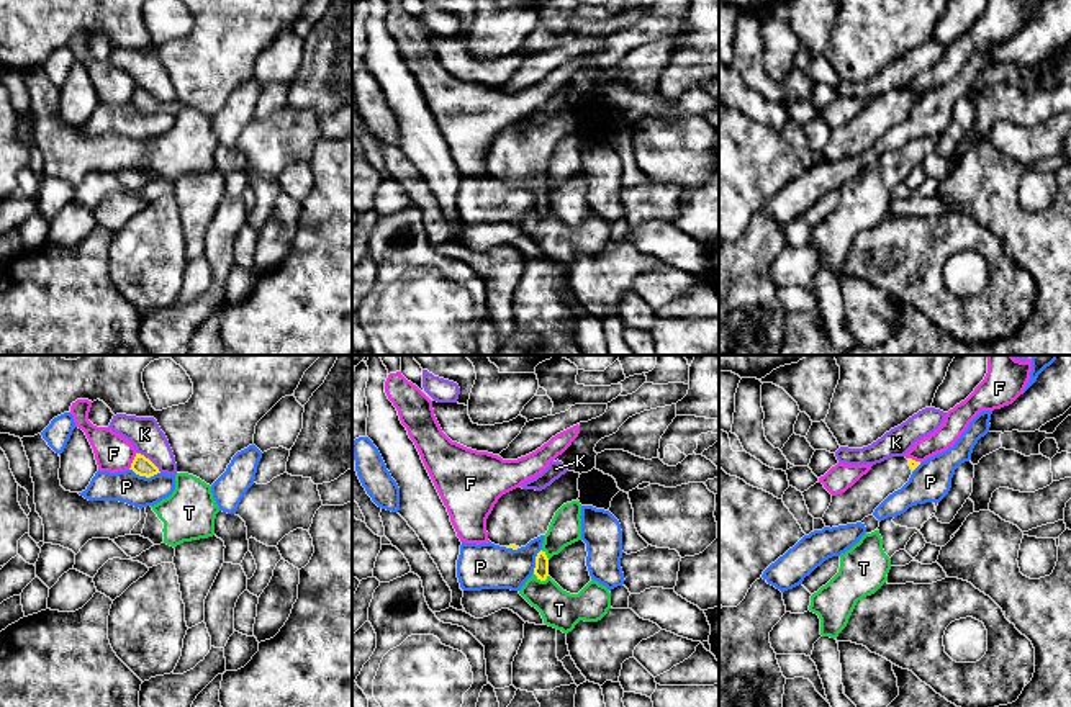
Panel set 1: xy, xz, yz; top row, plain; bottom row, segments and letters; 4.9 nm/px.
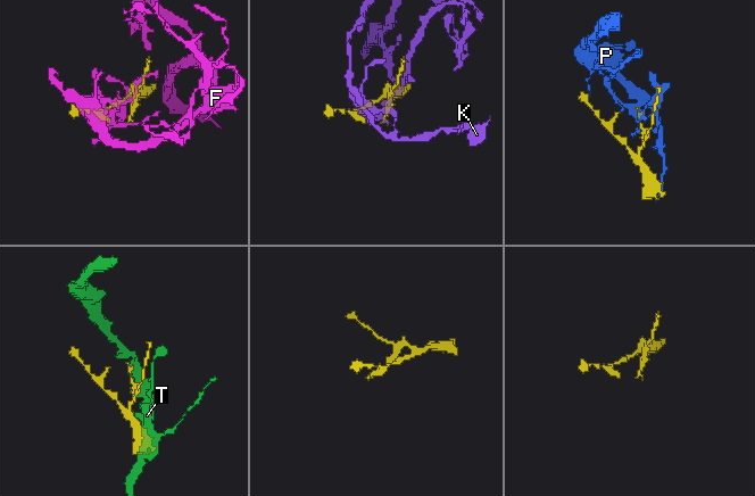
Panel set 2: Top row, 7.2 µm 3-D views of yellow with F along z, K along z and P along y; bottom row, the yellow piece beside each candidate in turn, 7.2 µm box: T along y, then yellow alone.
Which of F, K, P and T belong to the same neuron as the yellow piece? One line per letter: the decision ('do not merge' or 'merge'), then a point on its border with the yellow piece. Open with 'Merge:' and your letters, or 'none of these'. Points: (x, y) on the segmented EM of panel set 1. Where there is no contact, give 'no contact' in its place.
Merge: none of these
F: do not merge; meets yellow in xy at (133, 460)
K: do not merge; meets yellow in xy at (149, 460)
P: do not merge; meets yellow in xy at (144, 475)
T: do not merge; meets yellow in xz at (541, 580)

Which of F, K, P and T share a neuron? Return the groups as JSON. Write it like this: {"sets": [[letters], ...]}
{"sets": [["F"], ["K"], ["P"], ["T"]]}

